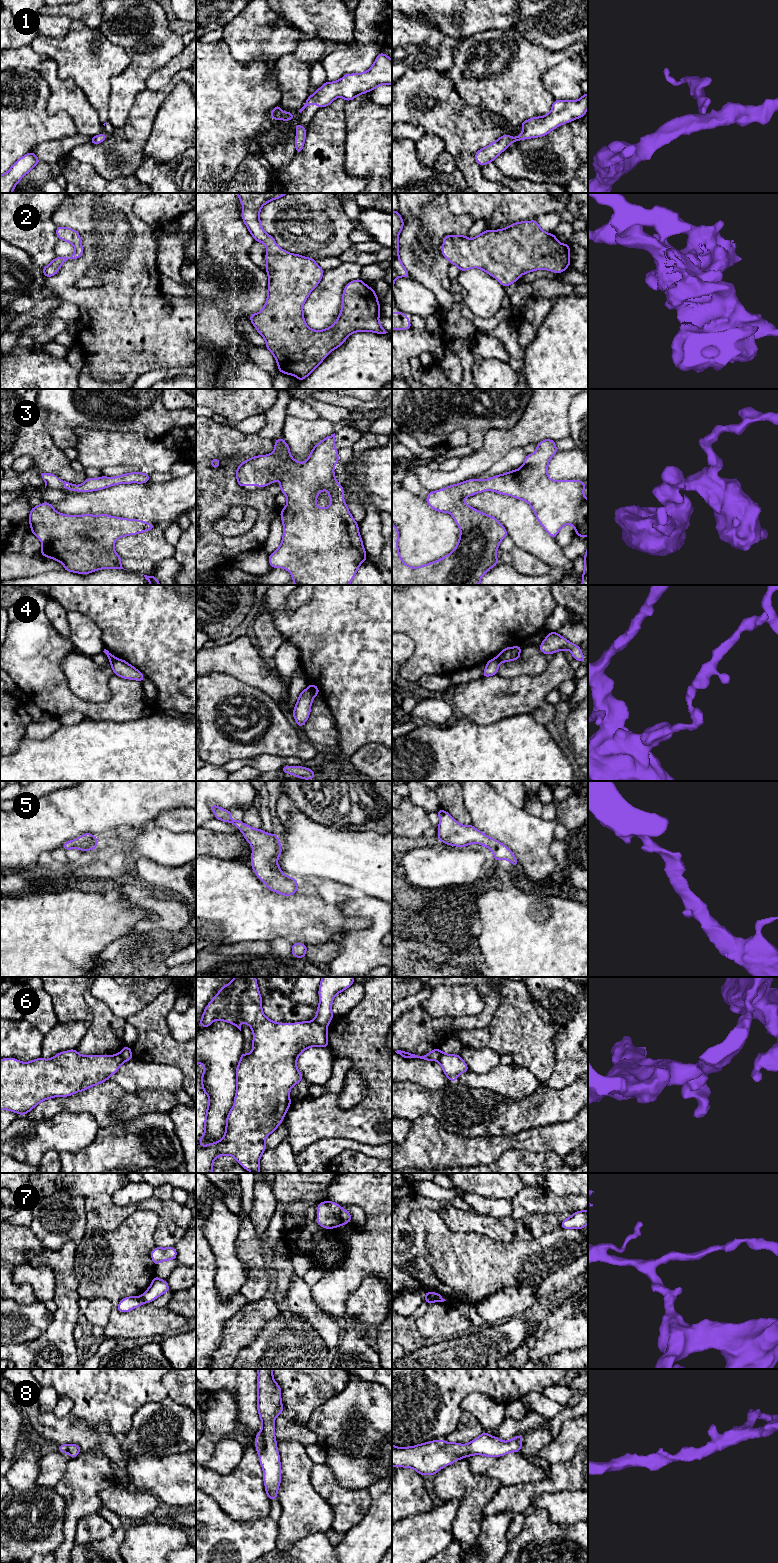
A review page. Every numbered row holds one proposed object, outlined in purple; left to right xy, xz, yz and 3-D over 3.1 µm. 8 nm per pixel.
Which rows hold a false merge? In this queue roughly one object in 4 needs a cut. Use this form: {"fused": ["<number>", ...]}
{"fused": ["4", "6", "7"]}

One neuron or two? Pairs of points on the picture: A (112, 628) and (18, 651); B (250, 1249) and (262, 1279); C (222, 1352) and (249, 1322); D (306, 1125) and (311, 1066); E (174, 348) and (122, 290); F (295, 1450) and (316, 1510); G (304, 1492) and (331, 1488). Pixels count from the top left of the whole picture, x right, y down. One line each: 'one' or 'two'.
A: two
B: one
C: one
D: two
E: one
F: one
G: two

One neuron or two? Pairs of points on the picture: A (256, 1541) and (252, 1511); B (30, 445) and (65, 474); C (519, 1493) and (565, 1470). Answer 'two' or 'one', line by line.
A: two
B: one
C: one

